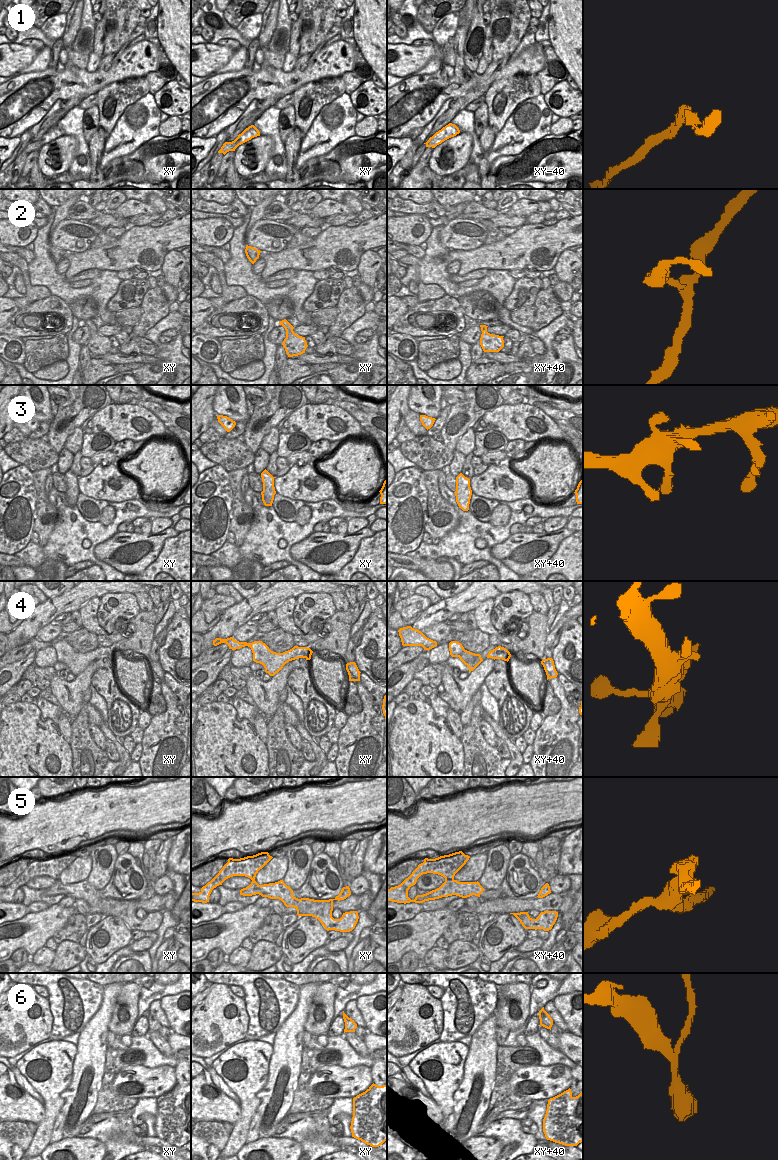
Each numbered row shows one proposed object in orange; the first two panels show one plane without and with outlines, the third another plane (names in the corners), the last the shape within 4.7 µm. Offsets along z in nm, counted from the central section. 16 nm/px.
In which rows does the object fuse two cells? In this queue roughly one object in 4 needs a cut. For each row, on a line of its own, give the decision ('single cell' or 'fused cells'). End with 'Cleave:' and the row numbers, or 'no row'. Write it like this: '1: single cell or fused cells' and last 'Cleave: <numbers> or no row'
1: single cell
2: single cell
3: single cell
4: single cell
5: single cell
6: fused cells
Cleave: 6

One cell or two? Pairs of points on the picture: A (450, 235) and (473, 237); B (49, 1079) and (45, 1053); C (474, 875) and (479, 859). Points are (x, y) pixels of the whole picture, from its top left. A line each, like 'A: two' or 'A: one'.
A: one
B: one
C: one

